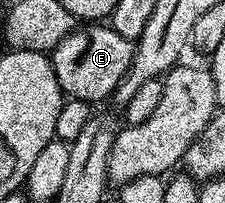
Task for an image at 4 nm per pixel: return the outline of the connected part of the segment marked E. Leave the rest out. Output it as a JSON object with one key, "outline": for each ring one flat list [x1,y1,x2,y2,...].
{"outline":[[80,25,51,51,50,58,60,90,67,98,99,105,103,99,108,99,111,95,117,94,120,81,132,64,133,50,134,43,126,37,120,36,111,25]]}

